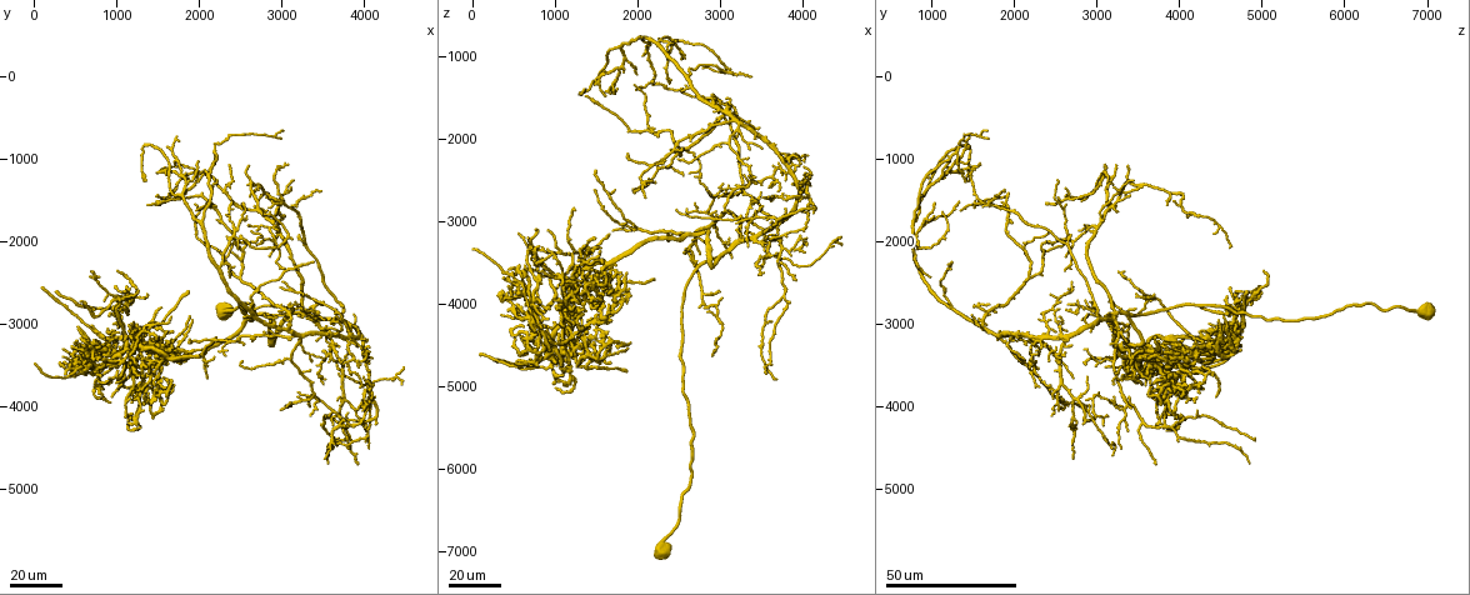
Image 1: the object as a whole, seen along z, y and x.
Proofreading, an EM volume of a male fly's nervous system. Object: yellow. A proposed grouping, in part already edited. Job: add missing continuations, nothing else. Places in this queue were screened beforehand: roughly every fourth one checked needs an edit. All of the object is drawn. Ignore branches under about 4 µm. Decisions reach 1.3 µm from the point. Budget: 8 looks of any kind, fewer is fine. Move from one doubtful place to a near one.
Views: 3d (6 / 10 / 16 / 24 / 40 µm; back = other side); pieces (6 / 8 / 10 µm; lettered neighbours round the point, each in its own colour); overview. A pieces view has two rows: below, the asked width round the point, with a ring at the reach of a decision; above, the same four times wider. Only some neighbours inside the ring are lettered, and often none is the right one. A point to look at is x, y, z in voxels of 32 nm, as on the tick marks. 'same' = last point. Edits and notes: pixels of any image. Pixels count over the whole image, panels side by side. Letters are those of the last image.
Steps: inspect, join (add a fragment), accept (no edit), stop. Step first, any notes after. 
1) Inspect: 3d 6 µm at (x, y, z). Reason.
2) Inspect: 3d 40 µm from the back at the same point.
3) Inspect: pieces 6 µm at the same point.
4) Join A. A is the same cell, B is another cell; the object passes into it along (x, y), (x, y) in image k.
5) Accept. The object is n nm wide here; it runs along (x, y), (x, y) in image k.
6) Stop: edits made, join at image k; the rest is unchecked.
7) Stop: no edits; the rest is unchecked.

Inspect: 3d 40 µm at (800, 3850, 4000). Free end.

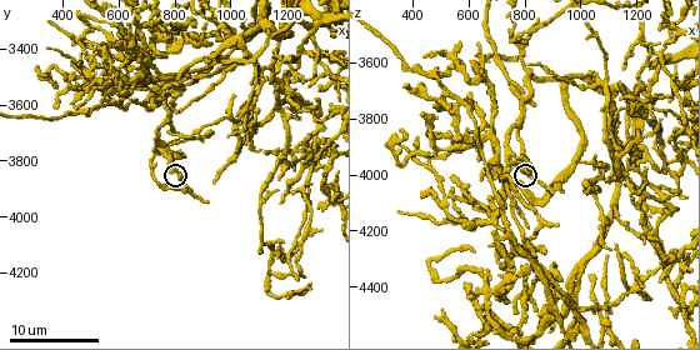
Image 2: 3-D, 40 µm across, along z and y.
Inspect: pieces 10 µm at (830, 3860, 3980).

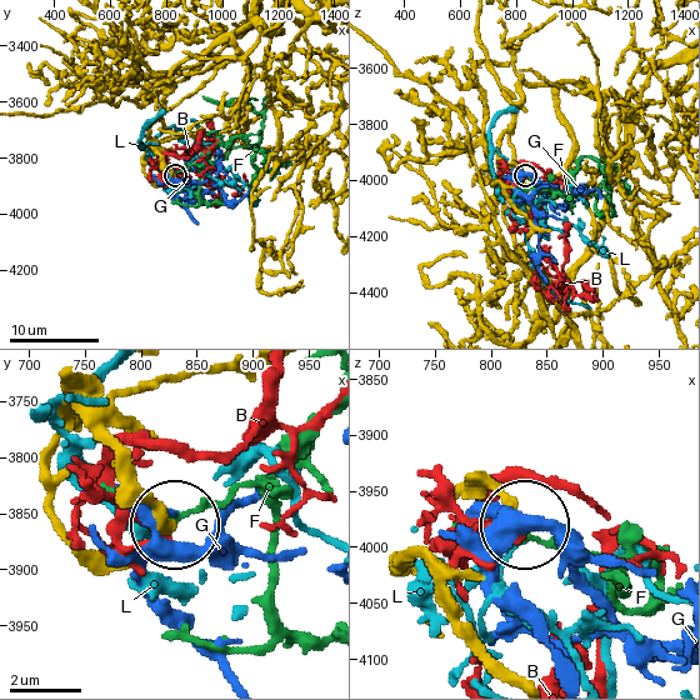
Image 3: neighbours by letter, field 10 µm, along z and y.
Accept. B, F, G and L are other cells; it runs along (78, 370), (90, 424), (118, 469), (174, 519) in image 3; none of them fits.

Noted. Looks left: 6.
Inspect: pieces 6 µm at (380, 3600, 3690). Branch stops here.

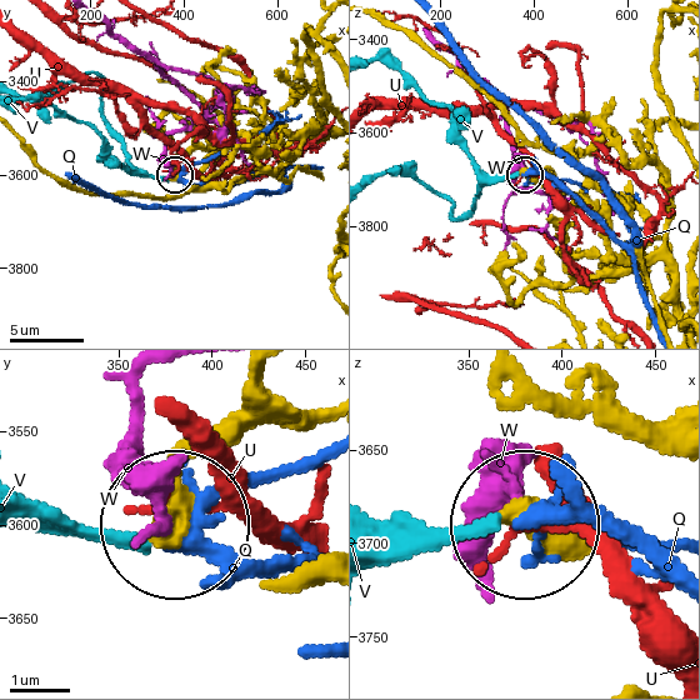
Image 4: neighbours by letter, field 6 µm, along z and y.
Accept. Q, U, V and W are other cells; none of them fits.

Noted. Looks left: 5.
Inspect: 3d 40 µm at (1150, 3500, 3400). Free end.

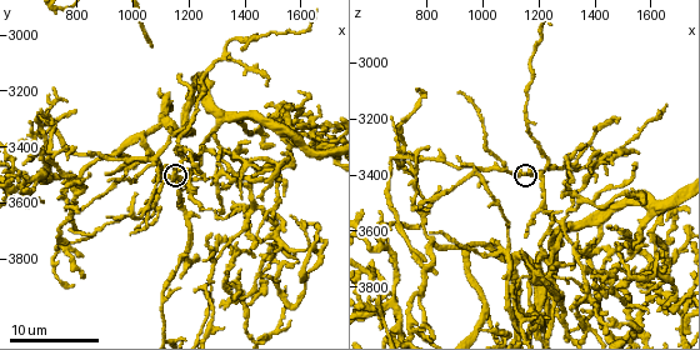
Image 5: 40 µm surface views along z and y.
Inspect: pieces 8 µm at (1160, 3480, 3380). What lies round it.

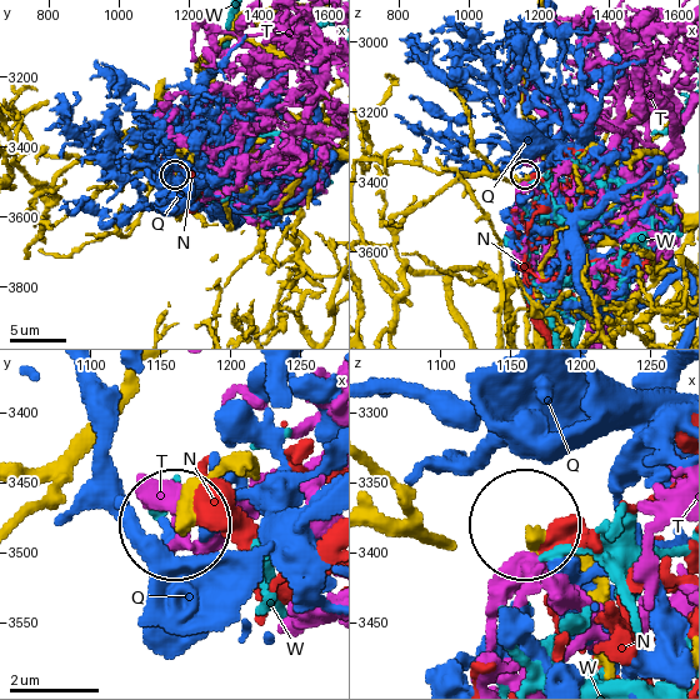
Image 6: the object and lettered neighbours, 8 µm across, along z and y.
Accept. N, Q, T and W are other cells; it runs along (614, 673), (599, 595), (528, 531) in image 6; no lettered fragment goes on from it.

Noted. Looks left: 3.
Inspect: 3d 40 µm at (550, 3050, 4750). Branch stops here.

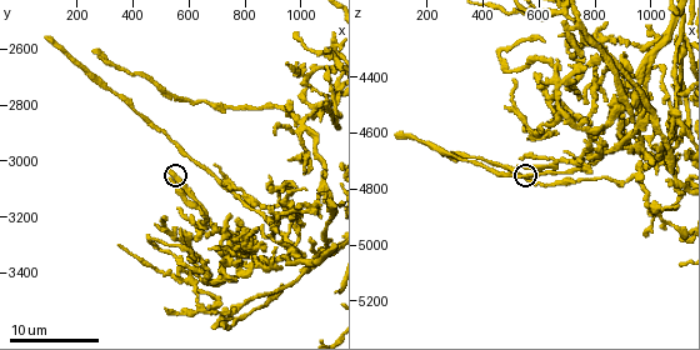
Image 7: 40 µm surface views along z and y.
Inspect: pieces 6 µm at (520, 3040, 4710). See the neighbours.

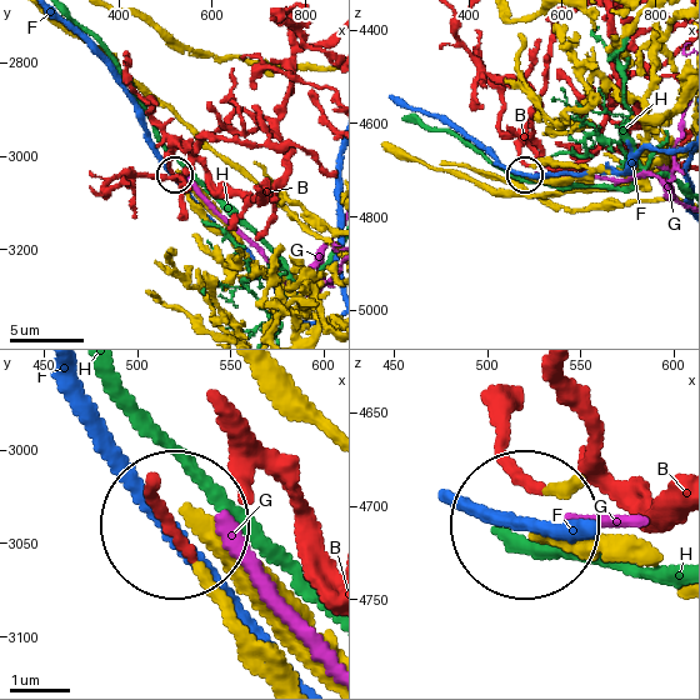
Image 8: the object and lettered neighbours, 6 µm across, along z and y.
Accept. The object is 260 nm wide here; B, F, G and H are other cells; it runs along (614, 539), (529, 539) in image 8; none of them fits.

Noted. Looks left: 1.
Stop: no edits; the rest is unchecked.

